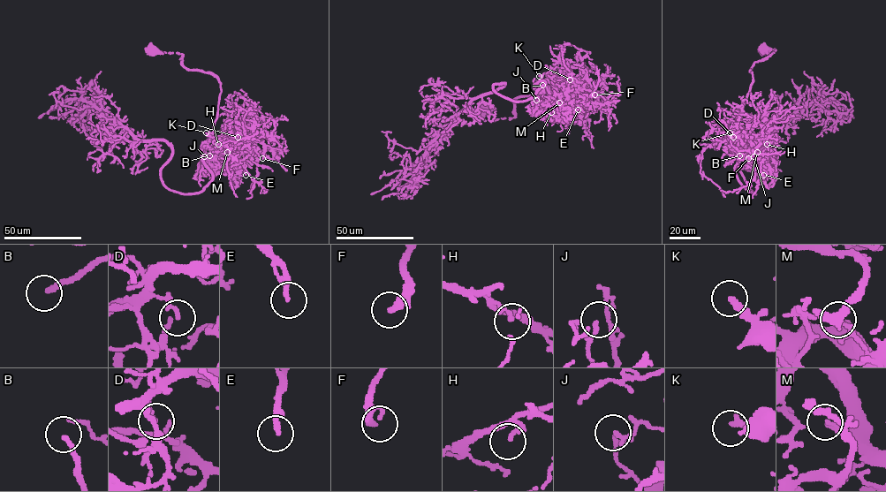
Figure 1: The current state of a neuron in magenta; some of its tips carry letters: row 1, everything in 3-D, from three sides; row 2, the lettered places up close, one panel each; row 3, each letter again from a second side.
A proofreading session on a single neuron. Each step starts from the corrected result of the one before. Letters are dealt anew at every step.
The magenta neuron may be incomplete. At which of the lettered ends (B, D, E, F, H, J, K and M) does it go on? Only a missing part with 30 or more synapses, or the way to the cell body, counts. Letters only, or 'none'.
B, E, F

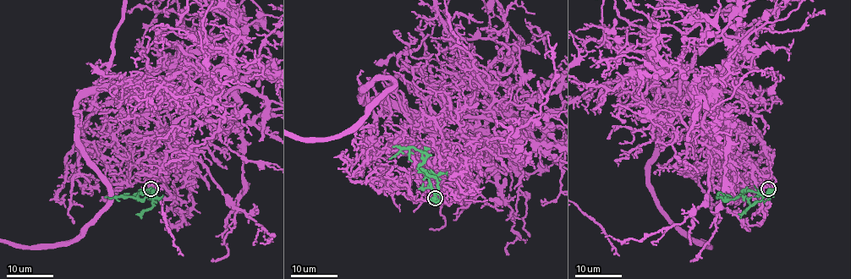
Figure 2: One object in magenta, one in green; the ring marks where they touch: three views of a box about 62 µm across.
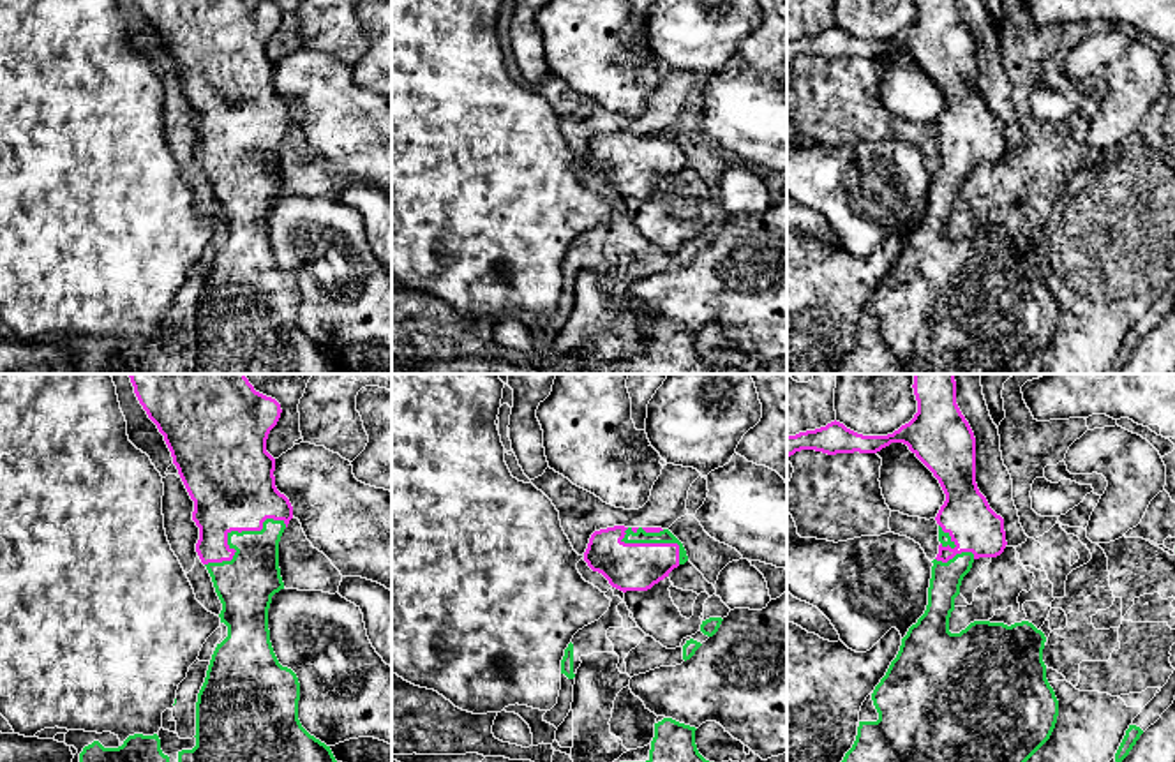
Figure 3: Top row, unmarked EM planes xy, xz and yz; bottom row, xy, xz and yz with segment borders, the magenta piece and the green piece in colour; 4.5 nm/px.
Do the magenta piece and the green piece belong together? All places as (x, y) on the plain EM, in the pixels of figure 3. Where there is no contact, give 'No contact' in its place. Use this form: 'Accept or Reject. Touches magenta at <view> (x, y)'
Accept. Touches magenta at xz (655, 149)

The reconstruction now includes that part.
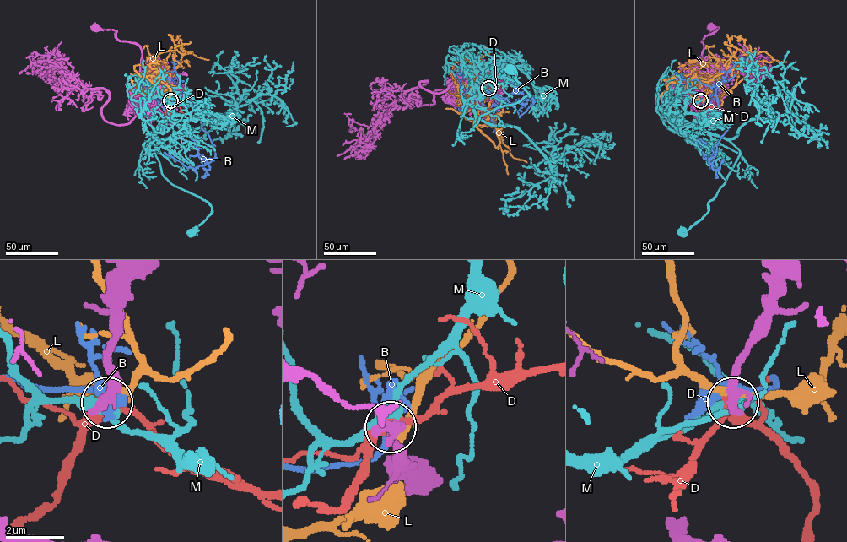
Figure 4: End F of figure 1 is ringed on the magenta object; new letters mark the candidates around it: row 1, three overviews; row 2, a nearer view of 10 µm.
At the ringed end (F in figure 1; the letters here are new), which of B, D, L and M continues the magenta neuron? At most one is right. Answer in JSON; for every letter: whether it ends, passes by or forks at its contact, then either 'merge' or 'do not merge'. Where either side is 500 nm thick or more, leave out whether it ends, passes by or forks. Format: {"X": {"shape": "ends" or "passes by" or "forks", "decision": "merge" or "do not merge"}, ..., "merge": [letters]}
{"B": {"shape": "forks", "decision": "do not merge"}, "D": {"shape": "passes by", "decision": "merge"}, "L": {"shape": "passes by", "decision": "do not merge"}, "M": {"shape": "passes by", "decision": "do not merge"}, "merge": ["D"]}

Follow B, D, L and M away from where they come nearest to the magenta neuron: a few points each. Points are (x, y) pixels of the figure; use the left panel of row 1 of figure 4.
B: (170, 100), (162, 99), (182, 93), (189, 97), (215, 157), (191, 168), (164, 152)
D: (170, 100), (178, 104), (186, 117)
L: (170, 100), (151, 83), (153, 74), (142, 76), (141, 91), (154, 87), (161, 76), (157, 54), (177, 50)
M: (170, 100), (179, 94), (173, 114), (155, 132), (155, 155), (164, 177), (212, 208), (192, 233)

